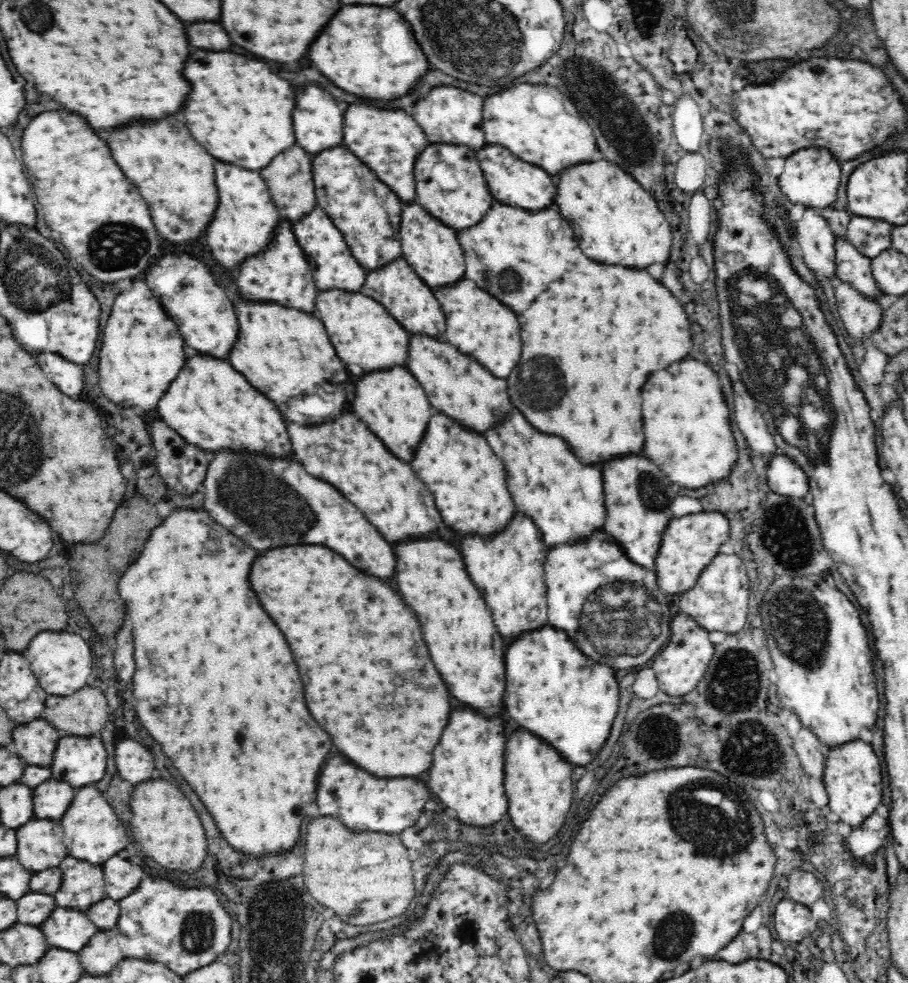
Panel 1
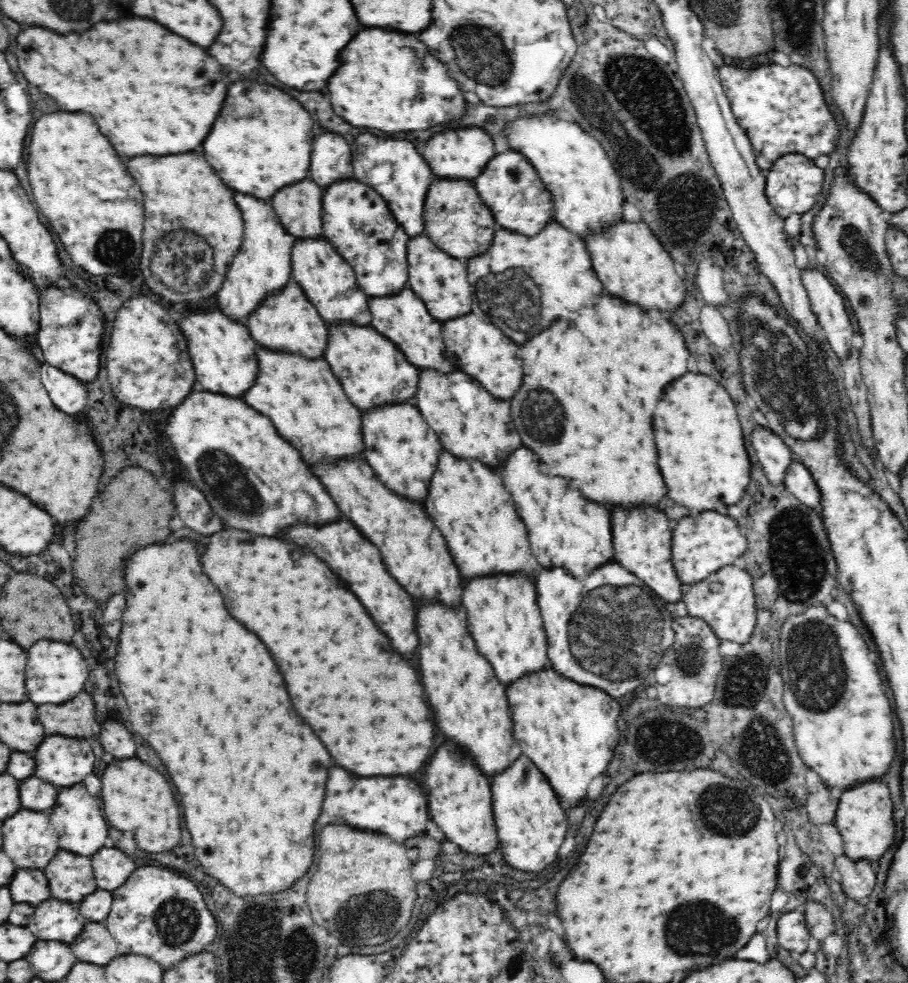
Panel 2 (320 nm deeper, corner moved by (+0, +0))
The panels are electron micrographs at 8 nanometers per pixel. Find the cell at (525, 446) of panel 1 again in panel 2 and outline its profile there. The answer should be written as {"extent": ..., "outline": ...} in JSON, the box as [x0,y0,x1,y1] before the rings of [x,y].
{"extent":[500,448,614,577],"outline":[[[520,448],[500,466],[504,486],[512,494],[516,512],[526,524],[533,555],[542,569],[563,568],[574,577],[586,576],[614,558],[610,510],[588,502],[578,490],[568,490],[568,480],[542,476],[532,462],[532,452]]]}

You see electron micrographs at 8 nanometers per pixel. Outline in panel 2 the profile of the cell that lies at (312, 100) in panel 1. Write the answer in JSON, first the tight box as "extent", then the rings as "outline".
{"extent":[310,132,353,191],"outline":[[[322,132],[314,140],[310,178],[325,191],[332,183],[353,178],[351,145],[342,136]]]}

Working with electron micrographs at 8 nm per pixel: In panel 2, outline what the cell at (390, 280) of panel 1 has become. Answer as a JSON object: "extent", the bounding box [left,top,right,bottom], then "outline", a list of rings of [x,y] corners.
{"extent":[369,286,456,374],"outline":[[[409,286],[404,287],[396,296],[370,298],[369,311],[374,329],[388,337],[404,353],[410,364],[419,370],[428,369],[444,374],[456,369],[444,356],[448,348],[443,341],[443,323],[432,317],[424,301]]]}

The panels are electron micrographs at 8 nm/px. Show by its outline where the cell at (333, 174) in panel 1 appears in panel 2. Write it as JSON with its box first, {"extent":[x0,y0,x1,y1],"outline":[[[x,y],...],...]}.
{"extent":[322,179,411,298],"outline":[[[356,179],[341,180],[332,183],[323,191],[322,209],[323,236],[332,243],[336,252],[354,269],[354,274],[362,289],[370,298],[396,296],[404,287],[407,287],[409,270],[407,263],[407,244],[411,239],[388,208],[388,203],[378,192],[372,190]]]}

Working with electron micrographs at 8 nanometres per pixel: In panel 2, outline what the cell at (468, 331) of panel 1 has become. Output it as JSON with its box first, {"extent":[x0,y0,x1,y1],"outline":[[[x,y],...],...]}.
{"extent":[443,311,524,400],"outline":[[[475,311],[443,322],[443,341],[450,352],[458,358],[458,368],[478,381],[485,389],[500,400],[508,400],[518,392],[524,376],[520,348],[508,340],[498,327]]]}

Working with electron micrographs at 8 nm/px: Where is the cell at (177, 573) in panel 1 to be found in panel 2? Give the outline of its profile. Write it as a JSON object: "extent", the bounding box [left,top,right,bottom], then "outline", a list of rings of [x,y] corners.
{"extent":[116,542,334,896],"outline":[[[176,542],[174,546],[145,546],[136,551],[128,560],[125,579],[126,586],[123,594],[126,597],[126,606],[122,615],[124,626],[118,640],[118,654],[116,654],[116,678],[120,682],[120,690],[126,696],[128,708],[130,708],[130,726],[134,732],[138,732],[160,756],[164,766],[168,768],[168,774],[178,786],[178,796],[184,806],[184,824],[186,830],[192,836],[194,854],[200,860],[200,866],[206,874],[214,876],[220,884],[230,888],[236,896],[258,896],[258,894],[272,894],[292,888],[296,880],[300,880],[312,864],[314,856],[314,824],[320,816],[322,800],[324,800],[324,788],[326,788],[326,774],[328,768],[334,766],[334,760],[330,758],[324,744],[318,740],[318,736],[304,724],[302,718],[292,710],[290,696],[286,692],[286,684],[268,654],[266,646],[248,632],[240,622],[236,622],[228,610],[224,608],[222,594],[218,588],[204,576],[200,566],[200,552],[196,550],[192,542]]]}

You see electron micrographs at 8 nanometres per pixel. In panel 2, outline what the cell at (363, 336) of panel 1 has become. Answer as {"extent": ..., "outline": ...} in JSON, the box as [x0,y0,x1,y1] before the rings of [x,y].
{"extent":[324,321,419,410],"outline":[[[348,321],[329,326],[324,358],[332,373],[340,380],[350,402],[360,410],[376,408],[382,404],[400,404],[417,393],[419,368],[410,364],[404,353],[373,326],[354,325]]]}

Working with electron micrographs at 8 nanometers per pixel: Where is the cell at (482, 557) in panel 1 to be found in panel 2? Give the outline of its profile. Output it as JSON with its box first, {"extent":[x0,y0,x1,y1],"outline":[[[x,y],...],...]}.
{"extent":[462,574,546,686],"outline":[[[520,574],[520,576],[492,575],[491,577],[478,578],[474,582],[468,582],[462,594],[462,604],[468,612],[468,630],[472,638],[476,640],[478,652],[492,664],[498,680],[508,686],[514,680],[538,672],[546,666],[546,631],[543,627],[541,612],[536,600],[536,585]]]}

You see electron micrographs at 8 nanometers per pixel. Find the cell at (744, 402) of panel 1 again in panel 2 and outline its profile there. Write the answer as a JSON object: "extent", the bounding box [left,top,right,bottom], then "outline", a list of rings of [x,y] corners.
{"extent":[752,427,793,485],"outline":[[[769,427],[752,432],[752,448],[770,483],[784,485],[786,471],[793,463],[793,450]]]}

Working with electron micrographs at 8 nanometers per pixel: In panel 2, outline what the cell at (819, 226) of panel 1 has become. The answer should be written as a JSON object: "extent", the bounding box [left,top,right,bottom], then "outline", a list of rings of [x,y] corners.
{"extent":[801,268,856,363],"outline":[[[805,268],[801,272],[801,281],[808,292],[817,323],[826,333],[826,341],[841,363],[854,349],[851,342],[856,332],[848,316],[846,300],[818,269]]]}

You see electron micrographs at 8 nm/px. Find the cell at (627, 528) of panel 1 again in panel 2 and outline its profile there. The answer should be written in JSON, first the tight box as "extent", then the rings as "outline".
{"extent":[612,508,685,604],"outline":[[[616,508],[612,512],[614,556],[628,572],[636,575],[657,598],[672,604],[682,601],[685,587],[672,566],[672,530],[666,514],[656,508],[634,508],[630,512]]]}

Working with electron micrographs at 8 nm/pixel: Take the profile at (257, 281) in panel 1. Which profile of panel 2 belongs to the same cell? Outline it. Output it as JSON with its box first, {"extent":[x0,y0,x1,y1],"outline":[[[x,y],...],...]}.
{"extent":[244,281,329,359],"outline":[[[291,281],[288,286],[266,297],[244,324],[248,326],[252,338],[264,349],[302,355],[306,359],[325,357],[329,328],[298,283]]]}

